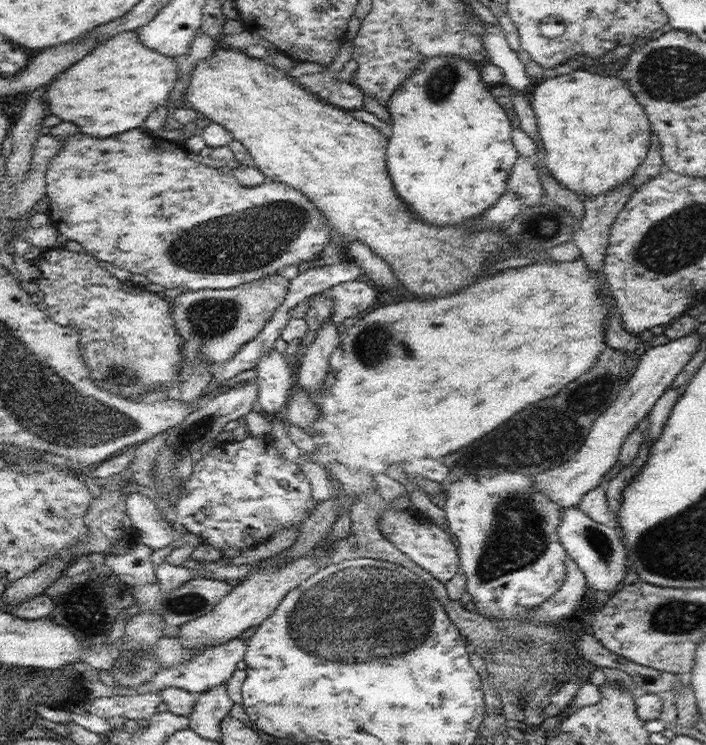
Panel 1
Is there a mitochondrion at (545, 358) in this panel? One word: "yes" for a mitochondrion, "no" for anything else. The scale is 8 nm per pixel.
no

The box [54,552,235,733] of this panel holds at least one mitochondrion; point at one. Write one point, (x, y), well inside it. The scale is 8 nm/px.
(89, 618)

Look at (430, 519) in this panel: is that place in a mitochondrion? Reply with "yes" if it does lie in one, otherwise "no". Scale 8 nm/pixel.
no

